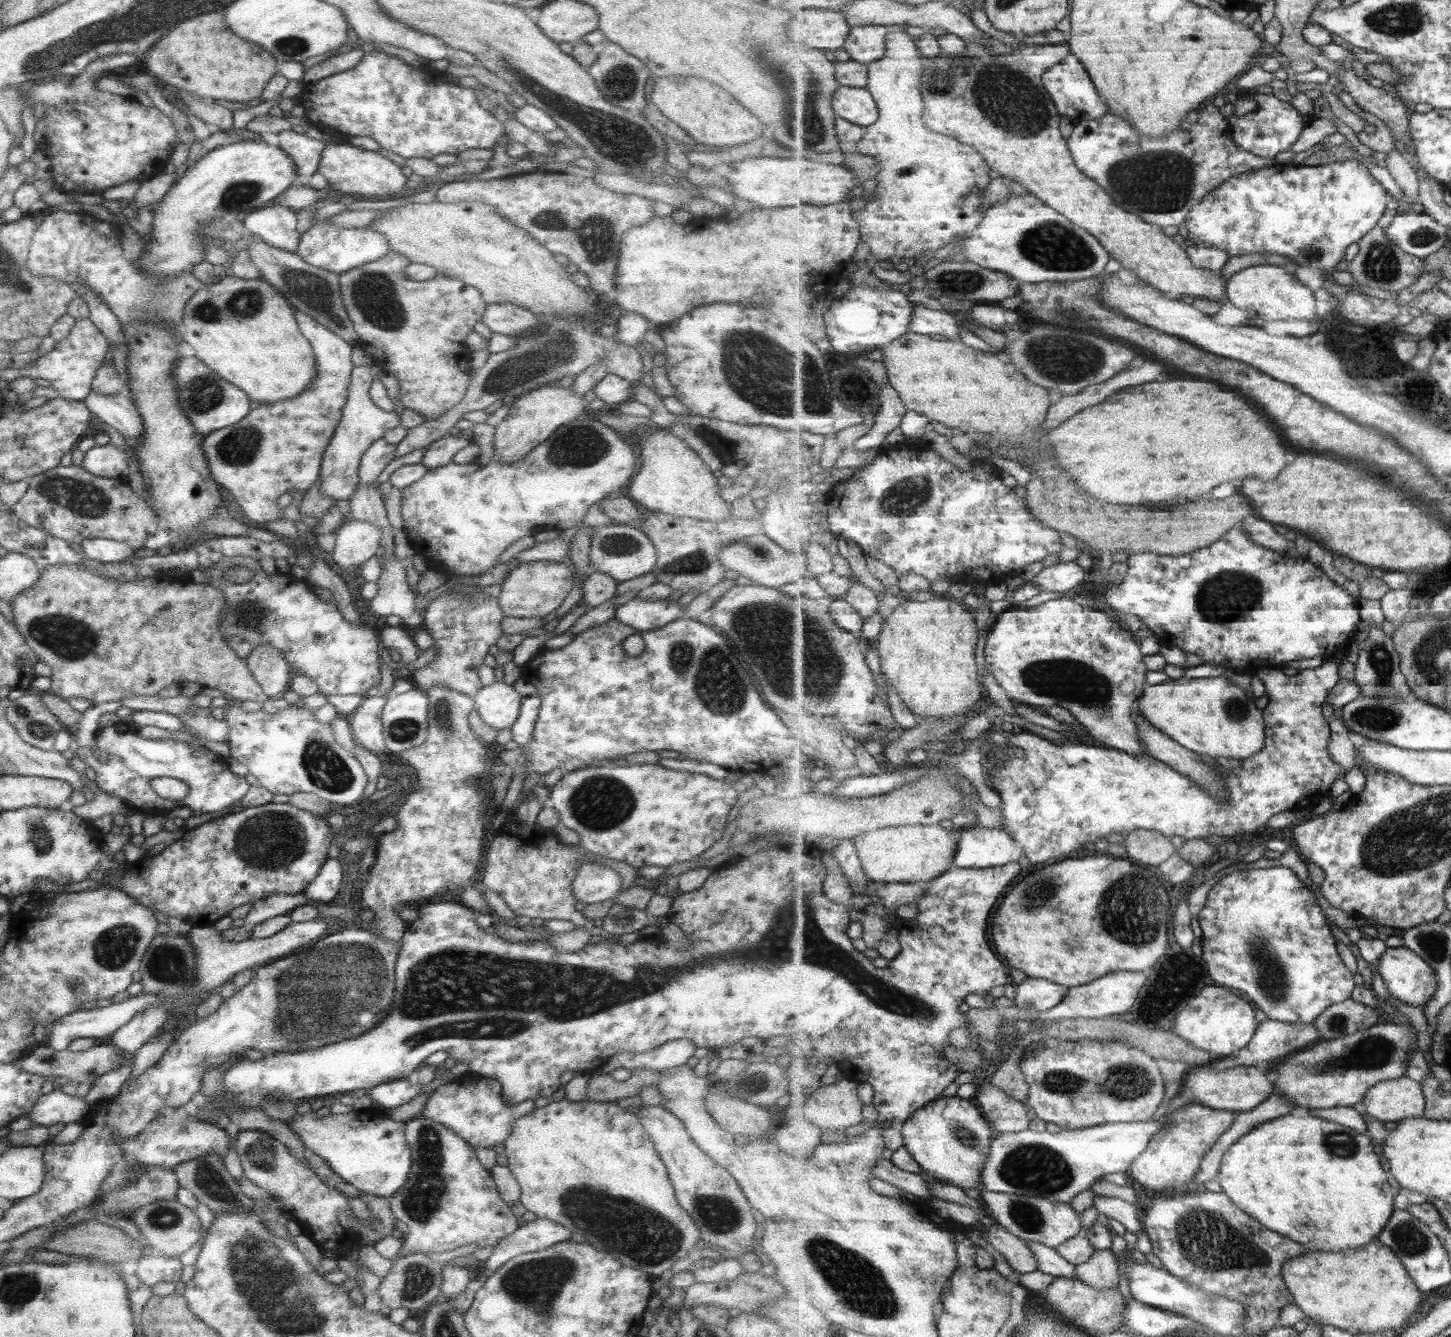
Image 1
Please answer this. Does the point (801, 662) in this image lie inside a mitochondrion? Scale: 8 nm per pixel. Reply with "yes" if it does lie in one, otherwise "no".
yes

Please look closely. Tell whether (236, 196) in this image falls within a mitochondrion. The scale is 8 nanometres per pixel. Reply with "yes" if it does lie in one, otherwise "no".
yes

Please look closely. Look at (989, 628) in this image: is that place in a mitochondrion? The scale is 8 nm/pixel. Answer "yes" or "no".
no

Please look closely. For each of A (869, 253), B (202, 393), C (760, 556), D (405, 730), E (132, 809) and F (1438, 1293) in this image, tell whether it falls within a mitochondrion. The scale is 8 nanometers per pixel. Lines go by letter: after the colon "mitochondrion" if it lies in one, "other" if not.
A: other
B: mitochondrion
C: mitochondrion
D: mitochondrion
E: other
F: other

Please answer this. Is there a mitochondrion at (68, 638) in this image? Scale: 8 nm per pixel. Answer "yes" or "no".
yes

